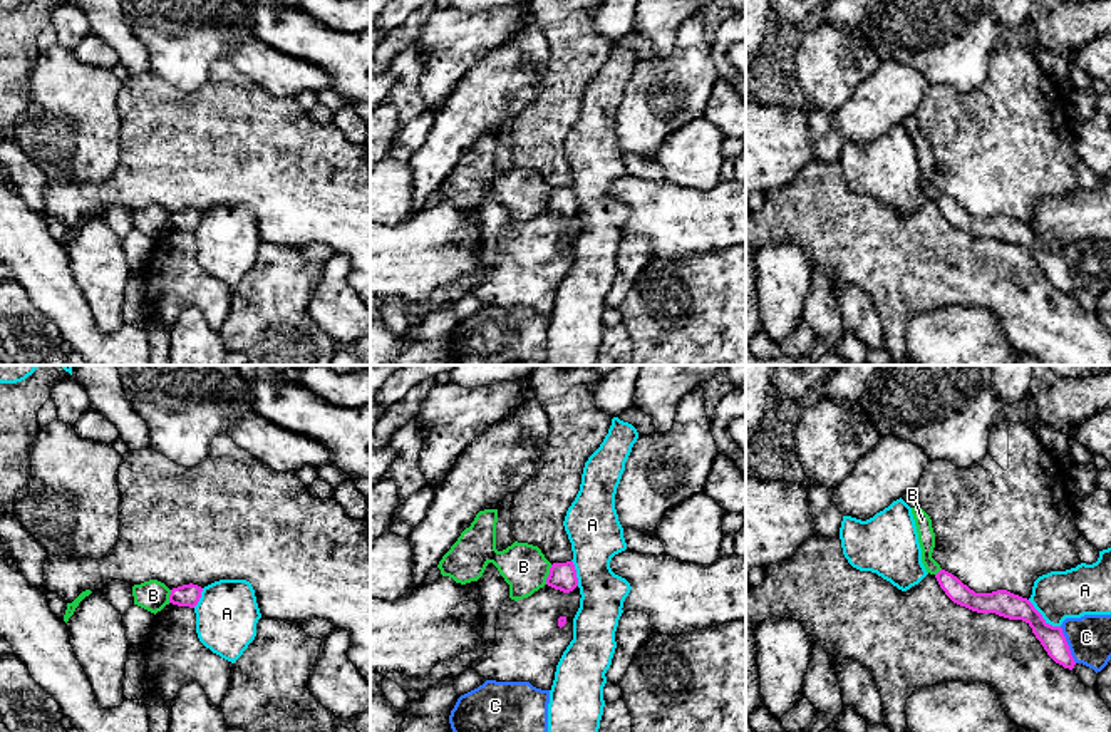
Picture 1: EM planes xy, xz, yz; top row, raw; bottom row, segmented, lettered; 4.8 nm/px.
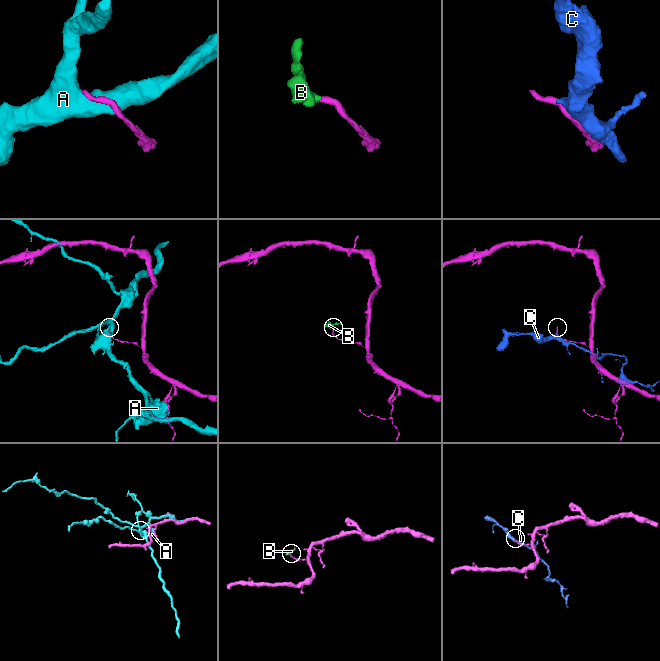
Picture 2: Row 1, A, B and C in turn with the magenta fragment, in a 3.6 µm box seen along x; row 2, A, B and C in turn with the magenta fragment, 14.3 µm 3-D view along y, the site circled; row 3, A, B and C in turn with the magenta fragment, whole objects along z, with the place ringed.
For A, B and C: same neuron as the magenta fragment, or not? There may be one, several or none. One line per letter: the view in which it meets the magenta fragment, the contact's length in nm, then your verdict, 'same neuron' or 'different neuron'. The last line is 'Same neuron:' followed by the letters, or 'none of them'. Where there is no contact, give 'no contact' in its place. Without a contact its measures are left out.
A: meets magenta in yz; contact 200 nm long; different neuron
B: meets magenta in xz; contact 100 nm long; different neuron
C: meets magenta in yz; contact 190 nm long; different neuron
Same neuron: none of them

